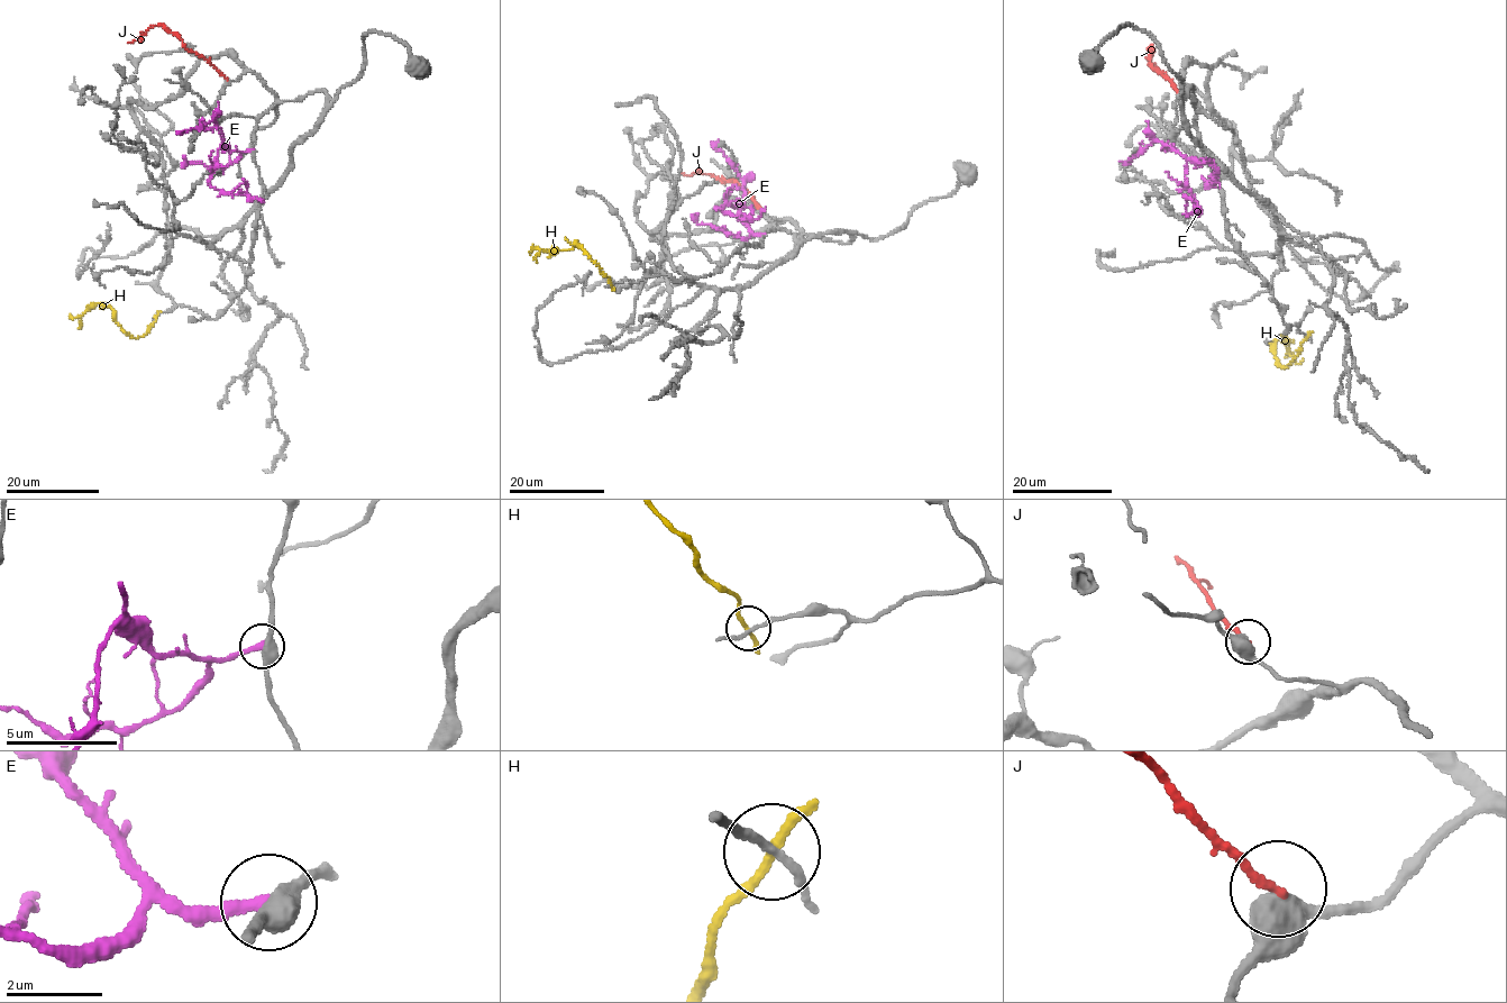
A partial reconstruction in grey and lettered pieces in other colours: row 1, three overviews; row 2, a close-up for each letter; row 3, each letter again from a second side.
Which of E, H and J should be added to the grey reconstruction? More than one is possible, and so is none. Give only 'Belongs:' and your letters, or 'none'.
Belongs: none

